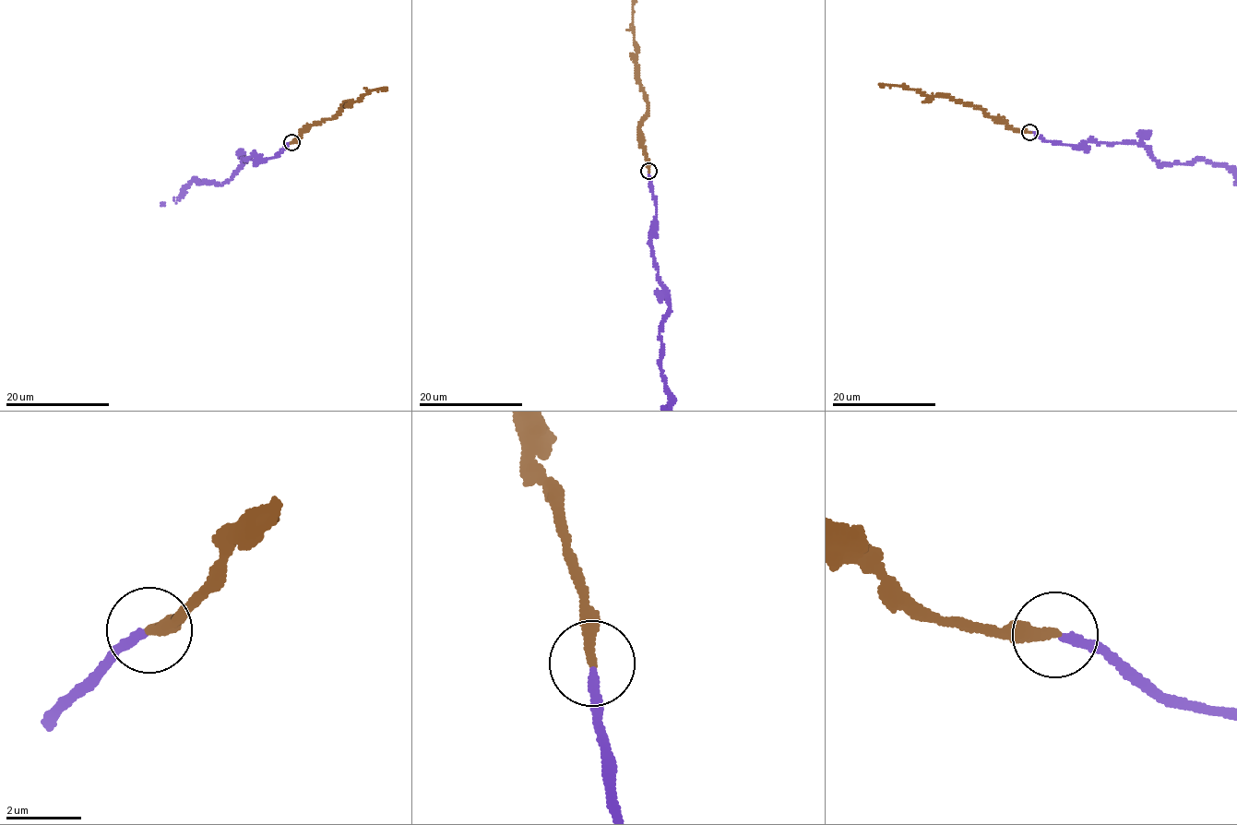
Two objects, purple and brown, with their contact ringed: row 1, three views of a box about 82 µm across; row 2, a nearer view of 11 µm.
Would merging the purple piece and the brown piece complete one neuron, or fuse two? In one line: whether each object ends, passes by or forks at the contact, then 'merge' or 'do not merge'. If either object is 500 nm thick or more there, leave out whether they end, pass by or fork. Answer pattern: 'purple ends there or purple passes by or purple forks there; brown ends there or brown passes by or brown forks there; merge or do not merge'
purple ends there; brown ends there; merge

